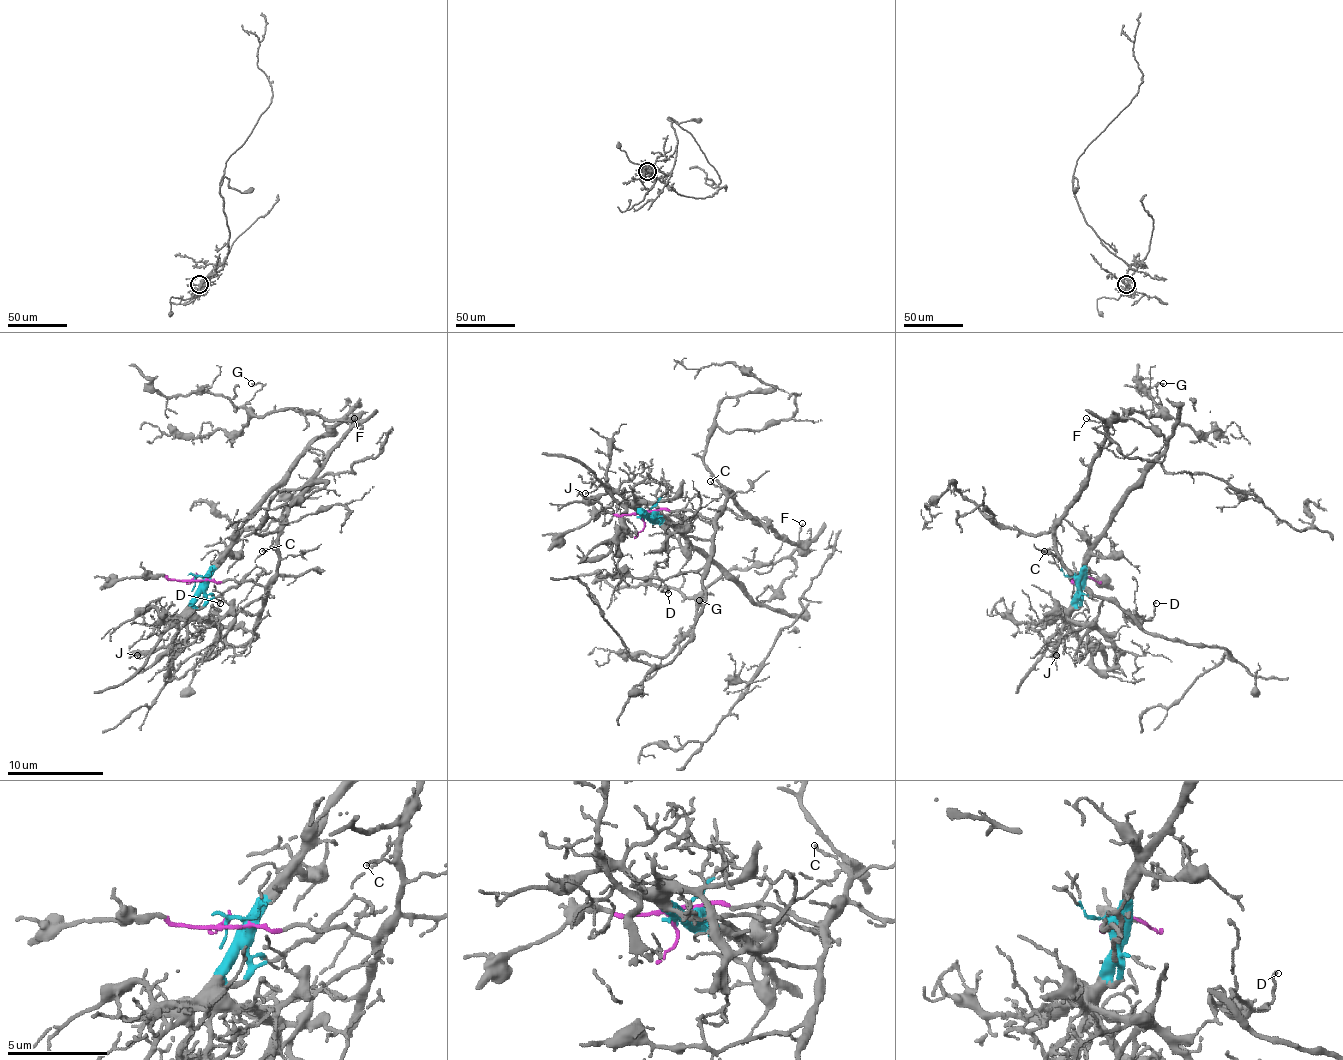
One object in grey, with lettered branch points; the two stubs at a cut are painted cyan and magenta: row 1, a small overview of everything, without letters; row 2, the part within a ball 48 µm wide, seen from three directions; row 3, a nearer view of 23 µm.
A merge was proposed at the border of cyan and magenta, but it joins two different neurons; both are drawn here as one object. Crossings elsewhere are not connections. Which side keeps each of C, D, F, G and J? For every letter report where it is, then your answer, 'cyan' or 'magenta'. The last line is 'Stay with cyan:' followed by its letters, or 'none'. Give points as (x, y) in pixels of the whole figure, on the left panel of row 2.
C: at (262, 551); magenta
D: at (220, 603); magenta
F: at (354, 418); magenta
G: at (251, 383); magenta
J: at (137, 655); cyan
Stay with cyan: J

